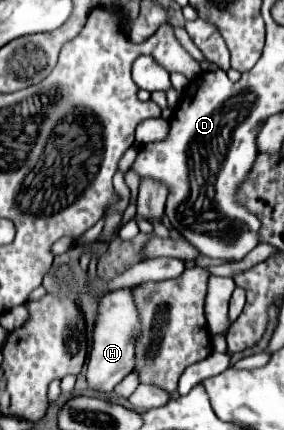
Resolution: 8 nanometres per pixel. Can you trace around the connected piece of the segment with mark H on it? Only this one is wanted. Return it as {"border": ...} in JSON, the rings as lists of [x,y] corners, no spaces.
{"border":[[[132,287],[106,293],[98,305],[98,315],[92,329],[92,349],[90,349],[88,371],[86,371],[88,387],[92,391],[110,393],[134,369],[134,359],[136,359],[134,345],[140,333],[142,333],[142,325],[138,321],[138,309],[134,305]]]}

